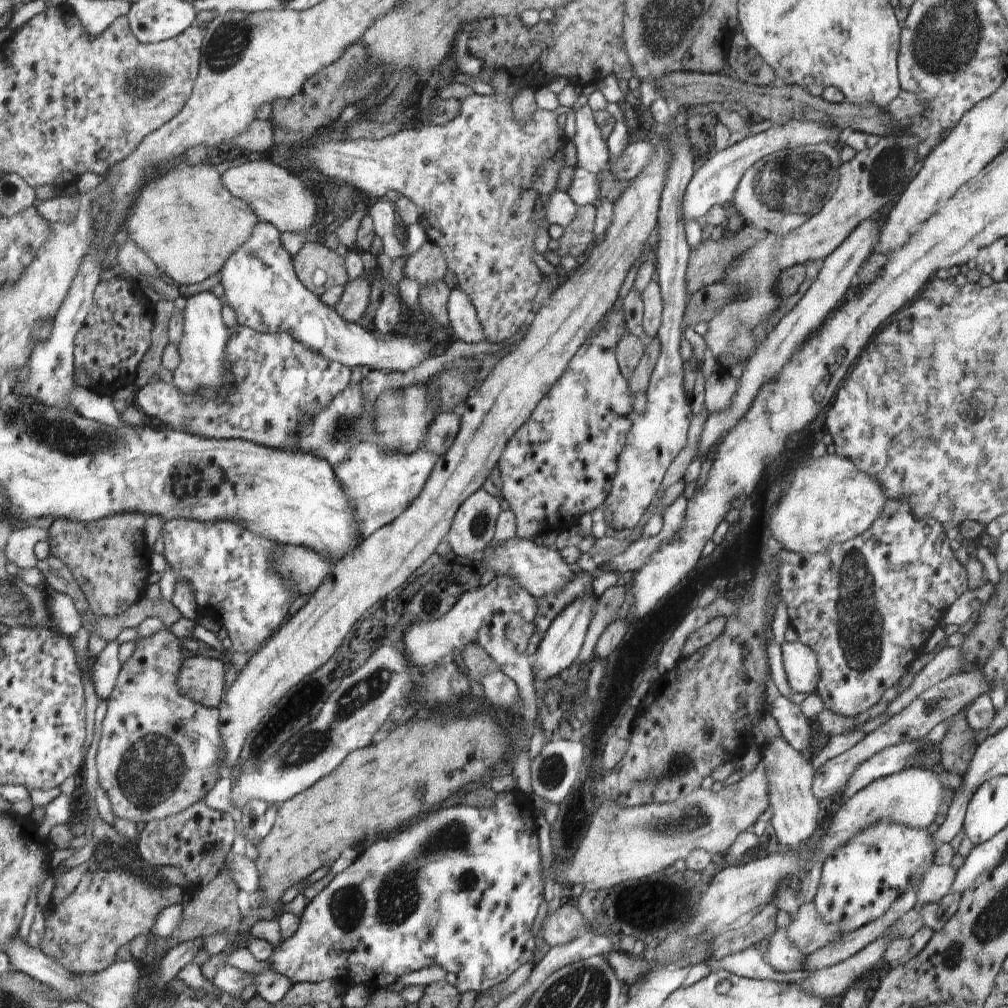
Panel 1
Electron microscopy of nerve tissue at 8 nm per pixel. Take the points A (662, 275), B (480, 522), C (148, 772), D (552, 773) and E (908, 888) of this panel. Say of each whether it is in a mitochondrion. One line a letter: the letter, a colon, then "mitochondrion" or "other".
A: other
B: mitochondrion
C: mitochondrion
D: mitochondrion
E: other

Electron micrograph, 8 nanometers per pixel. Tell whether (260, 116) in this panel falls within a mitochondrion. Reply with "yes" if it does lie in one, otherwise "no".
no

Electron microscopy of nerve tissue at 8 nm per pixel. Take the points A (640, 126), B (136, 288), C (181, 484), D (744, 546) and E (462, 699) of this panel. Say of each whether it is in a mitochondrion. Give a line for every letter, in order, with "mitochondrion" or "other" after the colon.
A: other
B: other
C: mitochondrion
D: mitochondrion
E: other

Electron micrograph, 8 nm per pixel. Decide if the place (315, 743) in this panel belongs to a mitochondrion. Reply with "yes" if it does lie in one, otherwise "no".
yes

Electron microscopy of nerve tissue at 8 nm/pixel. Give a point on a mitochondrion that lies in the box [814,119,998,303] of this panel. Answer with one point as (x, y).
(886, 171)

